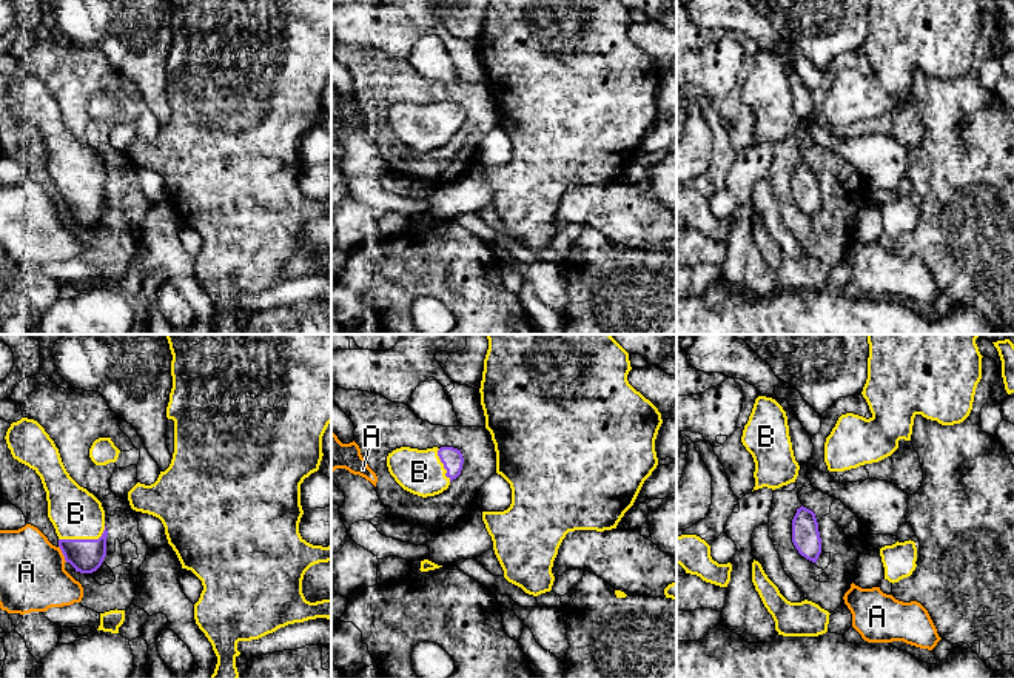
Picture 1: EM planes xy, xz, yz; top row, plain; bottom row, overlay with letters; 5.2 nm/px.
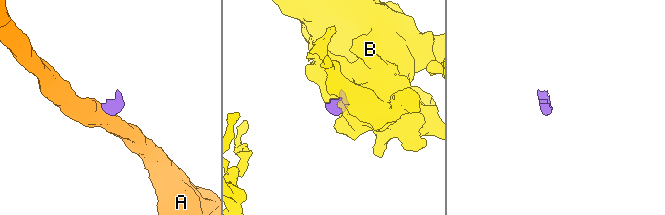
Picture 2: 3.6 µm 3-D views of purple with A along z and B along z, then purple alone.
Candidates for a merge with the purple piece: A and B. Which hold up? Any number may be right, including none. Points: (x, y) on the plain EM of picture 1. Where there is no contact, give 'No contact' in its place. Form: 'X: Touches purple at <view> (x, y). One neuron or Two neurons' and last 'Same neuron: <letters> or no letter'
A: Touches purple at xy (62, 207). Two neurons
B: Touches purple at xy (83, 194). One neuron
Same neuron: B

